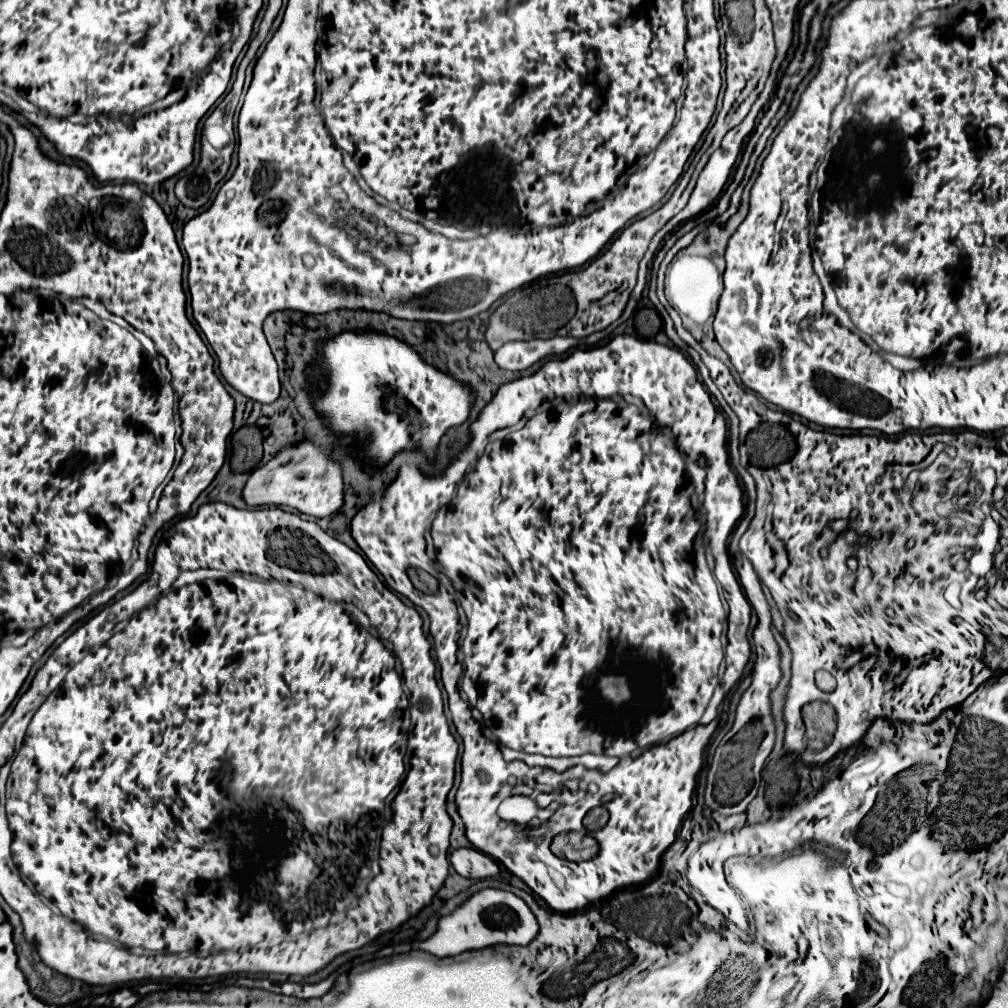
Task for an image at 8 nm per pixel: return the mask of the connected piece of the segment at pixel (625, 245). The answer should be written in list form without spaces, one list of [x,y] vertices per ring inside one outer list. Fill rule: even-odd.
[[[694,175],[682,177],[674,195],[658,211],[628,225],[618,235],[618,239],[610,245],[610,249],[606,253],[602,253],[600,257],[596,257],[590,265],[586,265],[580,271],[542,277],[542,279],[518,289],[514,295],[510,295],[490,315],[488,327],[484,331],[488,347],[492,351],[496,351],[506,341],[530,341],[532,337],[550,339],[552,335],[562,335],[562,337],[570,335],[570,337],[580,339],[580,337],[588,337],[596,331],[602,331],[610,323],[614,323],[626,307],[630,289],[634,289],[634,285],[636,285],[638,263],[644,257],[650,239],[676,213],[680,213],[686,207],[692,189],[694,189]]]

